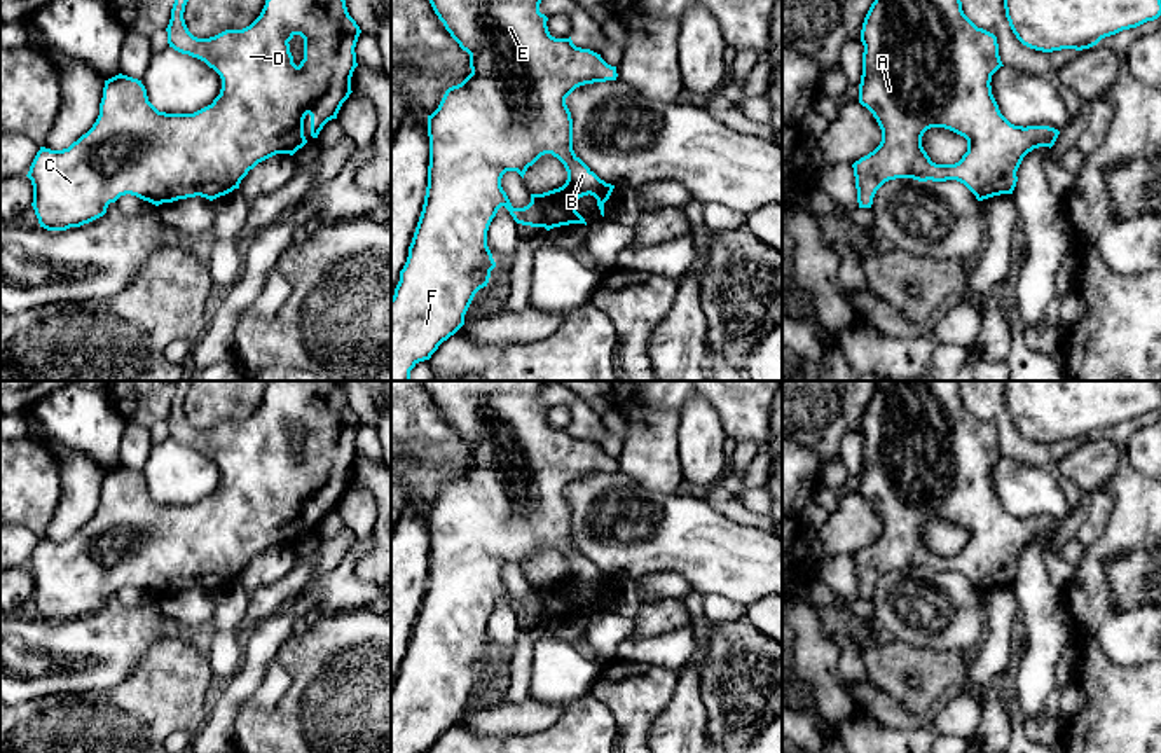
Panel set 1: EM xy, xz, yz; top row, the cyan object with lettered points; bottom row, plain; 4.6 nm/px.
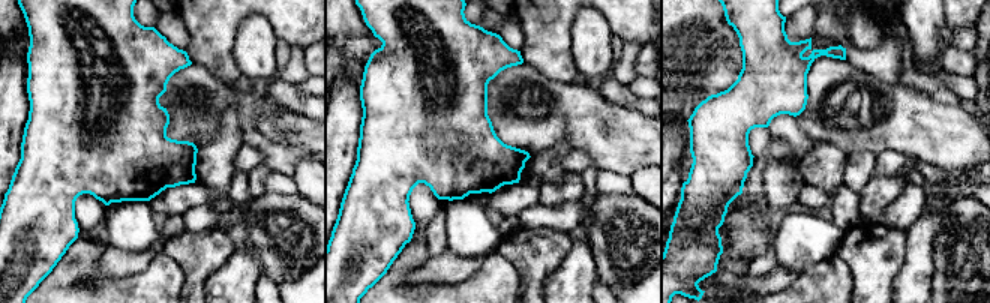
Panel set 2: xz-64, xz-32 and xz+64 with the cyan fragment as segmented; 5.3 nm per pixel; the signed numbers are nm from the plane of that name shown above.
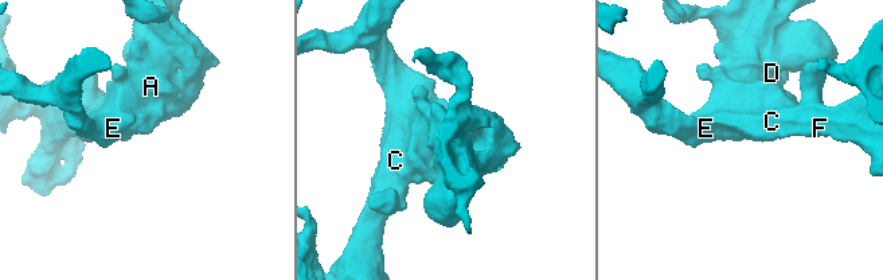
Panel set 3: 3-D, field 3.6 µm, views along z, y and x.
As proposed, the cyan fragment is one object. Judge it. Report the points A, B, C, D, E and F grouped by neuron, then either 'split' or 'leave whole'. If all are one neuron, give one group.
A B C D E F; leave whole

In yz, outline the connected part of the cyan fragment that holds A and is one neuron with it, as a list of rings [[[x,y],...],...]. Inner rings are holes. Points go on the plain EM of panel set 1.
[[[880,381],[861,421],[862,466],[859,494],[866,498],[882,521],[880,536],[852,556],[859,599],[871,599],[876,582],[889,571],[913,570],[918,573],[957,571],[978,592],[1013,585],[1016,563],[1023,549],[1039,538],[1053,538],[1060,522],[1049,517],[1014,517],[999,501],[992,486],[992,466],[1004,458],[997,428],[978,419],[962,402],[958,381]],[[931,519],[950,521],[967,531],[967,543],[955,556],[936,556],[922,538],[922,528]]]

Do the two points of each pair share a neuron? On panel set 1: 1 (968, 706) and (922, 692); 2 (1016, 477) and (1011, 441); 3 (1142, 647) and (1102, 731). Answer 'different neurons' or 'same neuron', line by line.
1: different neurons
2: different neurons
3: different neurons

